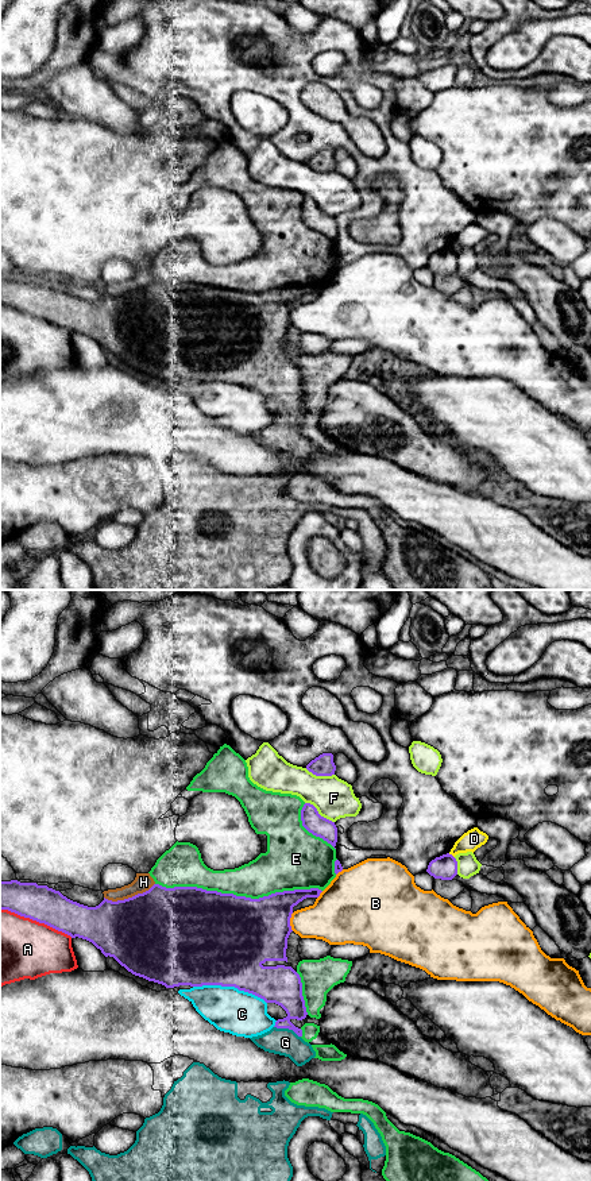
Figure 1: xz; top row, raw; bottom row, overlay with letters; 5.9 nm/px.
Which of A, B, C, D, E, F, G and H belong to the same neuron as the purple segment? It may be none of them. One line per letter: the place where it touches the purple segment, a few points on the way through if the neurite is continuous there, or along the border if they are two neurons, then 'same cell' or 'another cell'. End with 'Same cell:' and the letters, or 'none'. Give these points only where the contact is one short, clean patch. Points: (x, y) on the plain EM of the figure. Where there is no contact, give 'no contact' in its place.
A: meets purple in xz at (37, 316); another cell
B: meets purple in xz at (289, 317); another cell
C: meets purple in xz at (230, 381); another cell
D: meets purple in xz at (451, 250); another cell
E: meets purple in xz at (239, 292); another cell
F: meets purple in xz at (317, 208); another cell
G: meets purple in xz at (288, 423); runs through xz (284, 382), (290, 394), (288, 423), (285, 437); same cell
H: meets purple in xz at (128, 293); another cell
Same cell: G

